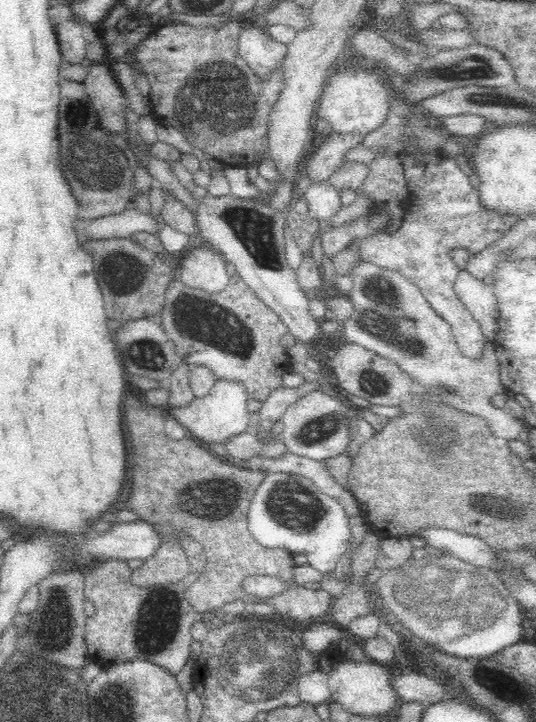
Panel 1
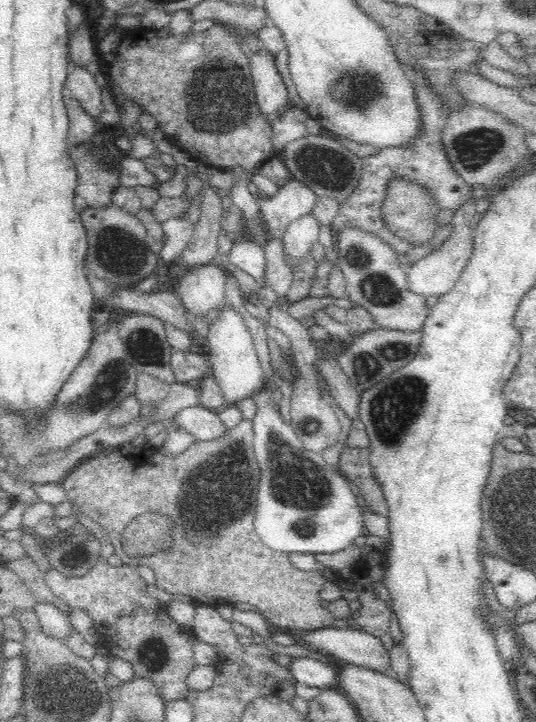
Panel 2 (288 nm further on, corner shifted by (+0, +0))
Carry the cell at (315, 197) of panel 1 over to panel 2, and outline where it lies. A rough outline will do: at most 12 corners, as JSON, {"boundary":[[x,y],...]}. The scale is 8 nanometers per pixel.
{"boundary":[[312,214],[288,226],[282,240],[290,270],[312,262],[320,224]]}

